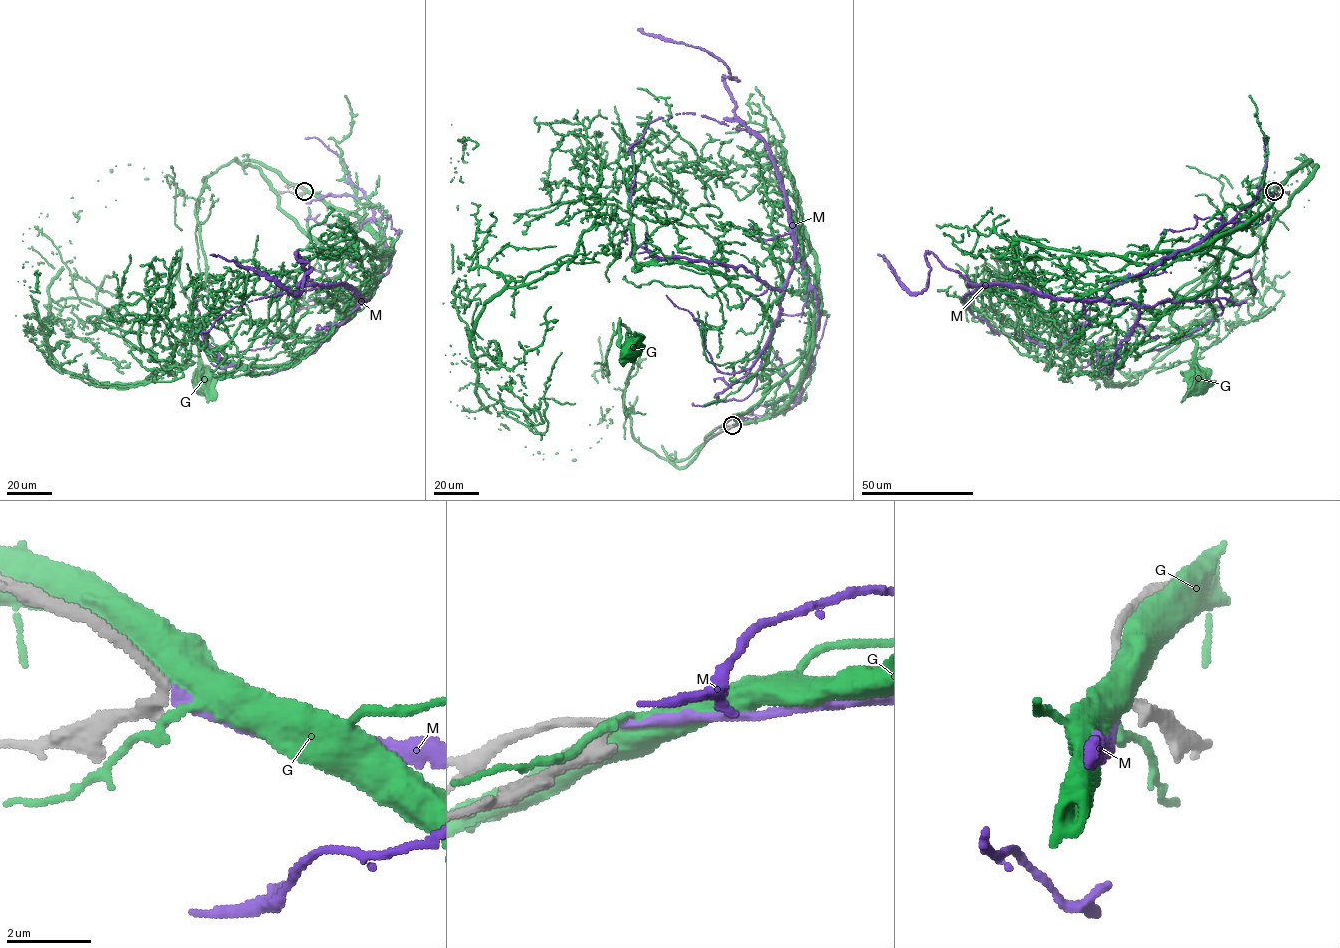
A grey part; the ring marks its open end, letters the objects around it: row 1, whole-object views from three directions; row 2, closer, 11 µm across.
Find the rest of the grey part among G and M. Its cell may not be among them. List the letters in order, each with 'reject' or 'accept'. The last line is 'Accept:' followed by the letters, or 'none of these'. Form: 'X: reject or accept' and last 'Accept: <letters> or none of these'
G: reject
M: accept
Accept: M

